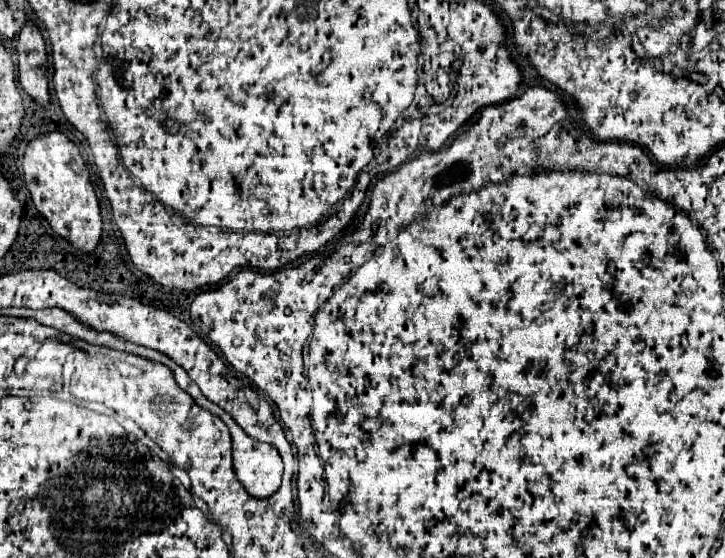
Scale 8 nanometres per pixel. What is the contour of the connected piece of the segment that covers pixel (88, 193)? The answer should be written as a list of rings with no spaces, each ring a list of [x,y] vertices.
[[[58,130],[42,134],[28,142],[22,166],[36,210],[50,222],[56,234],[68,238],[80,250],[92,252],[100,240],[102,220],[90,174],[78,146]]]

